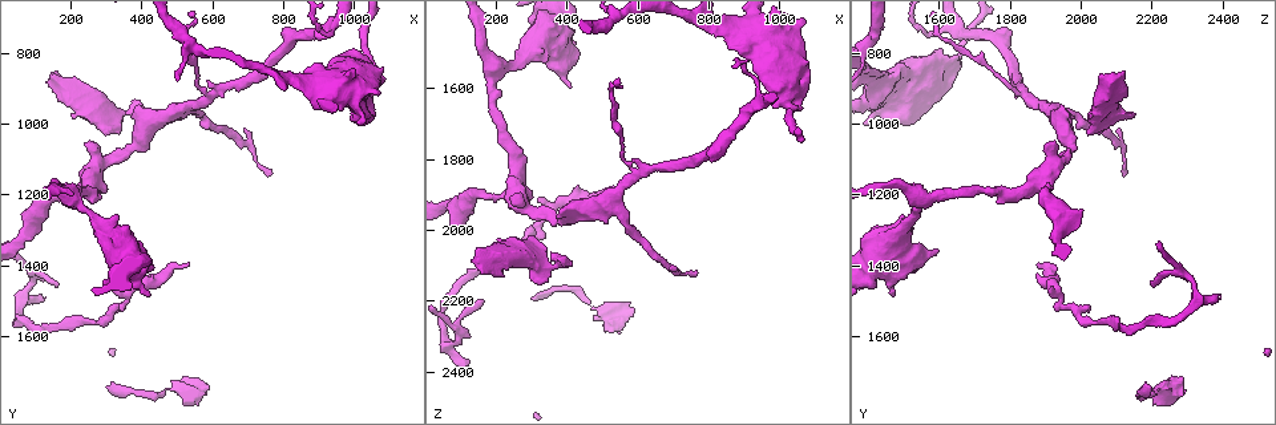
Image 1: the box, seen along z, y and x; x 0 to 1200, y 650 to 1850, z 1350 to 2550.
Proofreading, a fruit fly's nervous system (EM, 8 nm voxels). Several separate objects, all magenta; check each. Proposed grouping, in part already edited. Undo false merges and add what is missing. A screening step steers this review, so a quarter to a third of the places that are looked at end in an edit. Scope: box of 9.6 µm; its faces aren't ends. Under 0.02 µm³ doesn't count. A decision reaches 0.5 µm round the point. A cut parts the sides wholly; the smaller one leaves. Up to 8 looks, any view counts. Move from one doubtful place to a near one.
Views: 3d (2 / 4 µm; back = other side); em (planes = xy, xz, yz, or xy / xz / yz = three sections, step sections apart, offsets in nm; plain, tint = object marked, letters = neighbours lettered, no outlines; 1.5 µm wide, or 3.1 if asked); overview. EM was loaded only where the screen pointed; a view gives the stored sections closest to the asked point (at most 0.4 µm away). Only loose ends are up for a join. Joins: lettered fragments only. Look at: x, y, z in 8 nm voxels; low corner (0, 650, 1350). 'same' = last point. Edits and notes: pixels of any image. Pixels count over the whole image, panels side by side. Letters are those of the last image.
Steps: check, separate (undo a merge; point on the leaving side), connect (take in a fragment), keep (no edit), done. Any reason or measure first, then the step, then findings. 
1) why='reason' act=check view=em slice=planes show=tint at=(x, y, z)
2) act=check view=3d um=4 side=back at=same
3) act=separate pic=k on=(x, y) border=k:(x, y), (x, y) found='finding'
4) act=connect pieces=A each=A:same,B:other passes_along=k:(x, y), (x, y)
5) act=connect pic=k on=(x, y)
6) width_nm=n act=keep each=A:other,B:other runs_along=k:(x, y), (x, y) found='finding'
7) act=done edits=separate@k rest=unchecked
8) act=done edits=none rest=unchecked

why='calibre changes' act=check view=em slice=xy step=8 show=tint at=(920, 740, 1670)

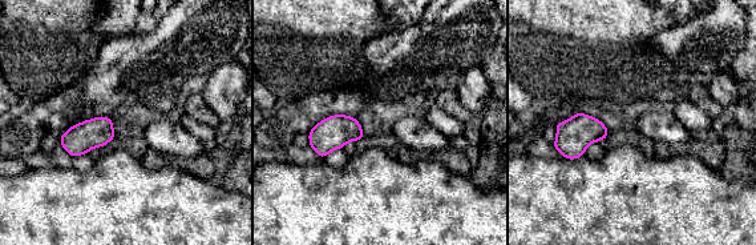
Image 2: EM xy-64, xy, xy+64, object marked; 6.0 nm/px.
why='cut it another way' act=check view=em slice=planes show=letters at=same

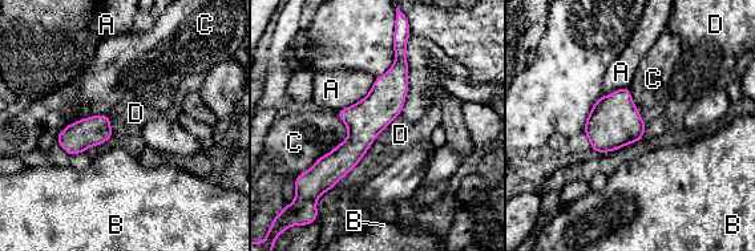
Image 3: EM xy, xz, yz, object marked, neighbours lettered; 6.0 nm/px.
longest_contact=D:600nm act=keep each=A:other,B:other,C:other,D:other found='one neuron here'

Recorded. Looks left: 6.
act=check view=3d um=4 at=(940, 890, 1450)

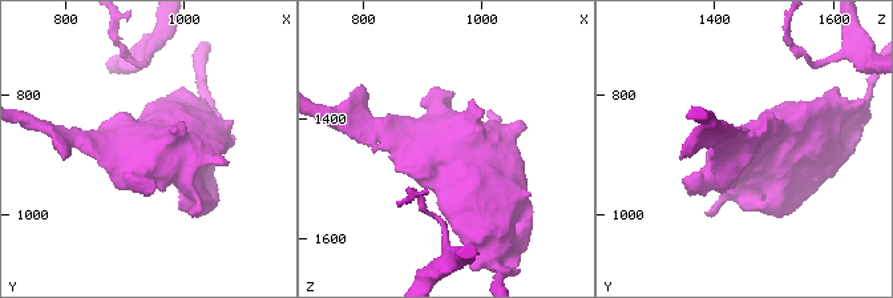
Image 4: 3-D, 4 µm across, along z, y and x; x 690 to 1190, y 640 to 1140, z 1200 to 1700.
why='shape alone is not enough' act=check view=em slice=xy step=4 show=letters at=(945, 890, 1445)

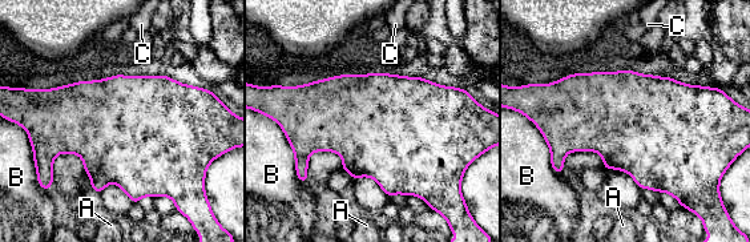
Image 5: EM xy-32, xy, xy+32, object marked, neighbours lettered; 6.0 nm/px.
act=check view=em slice=planes show=letters at=same

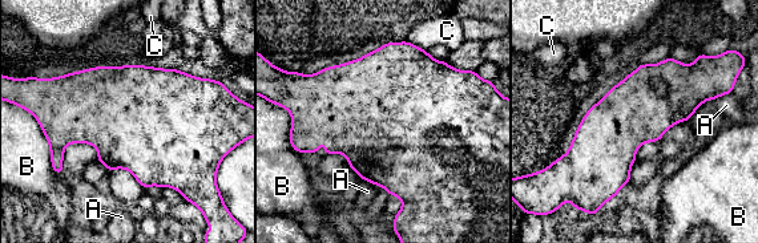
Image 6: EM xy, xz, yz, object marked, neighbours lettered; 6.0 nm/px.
act=keep each=A:other,B:other,C:other found='continuous, no second neuron'

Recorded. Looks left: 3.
why='an open end' act=check view=em slice=xz step=8 show=letters at=(530, 1400, 1880)

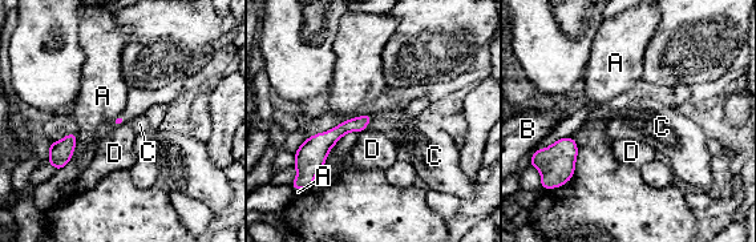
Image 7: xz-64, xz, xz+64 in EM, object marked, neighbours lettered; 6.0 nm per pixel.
why='another direction' act=check view=em slice=planes show=letters at=same

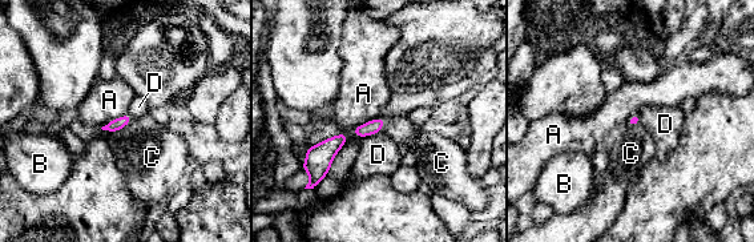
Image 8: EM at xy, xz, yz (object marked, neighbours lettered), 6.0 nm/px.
act=keep each=A:other,B:other,C:other,D:other border=8:(132, 120), (111, 133) found='no lettered fragment goes on from it'

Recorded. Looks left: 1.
act=done edits=none rest=unchecked

